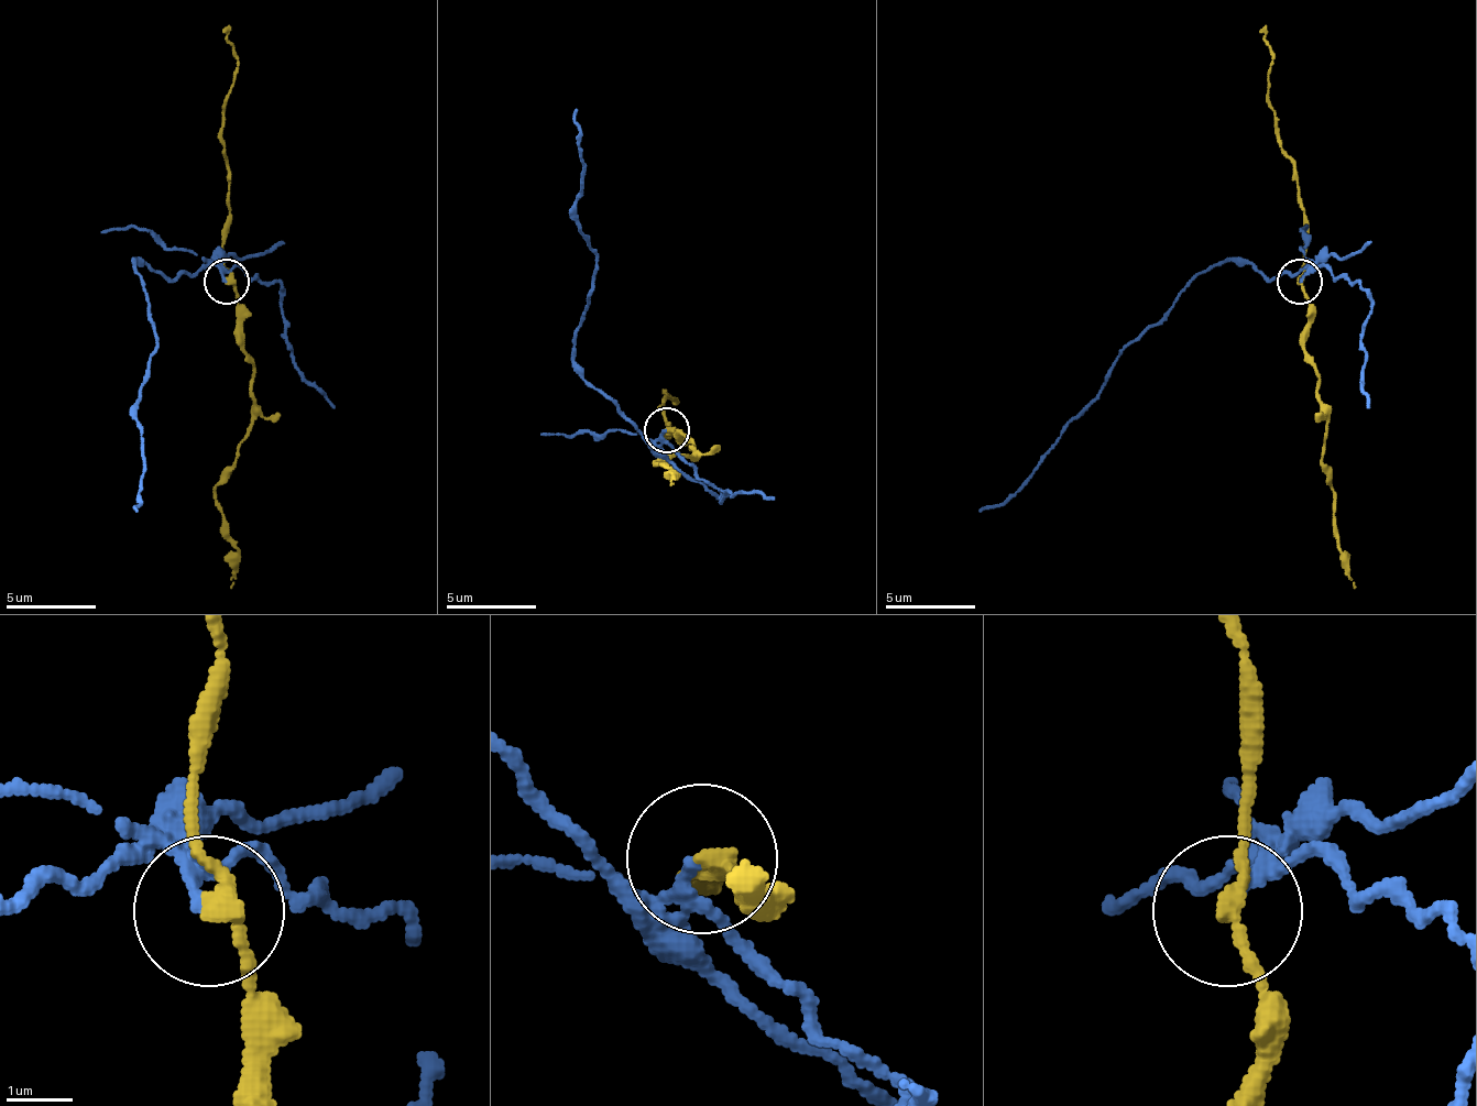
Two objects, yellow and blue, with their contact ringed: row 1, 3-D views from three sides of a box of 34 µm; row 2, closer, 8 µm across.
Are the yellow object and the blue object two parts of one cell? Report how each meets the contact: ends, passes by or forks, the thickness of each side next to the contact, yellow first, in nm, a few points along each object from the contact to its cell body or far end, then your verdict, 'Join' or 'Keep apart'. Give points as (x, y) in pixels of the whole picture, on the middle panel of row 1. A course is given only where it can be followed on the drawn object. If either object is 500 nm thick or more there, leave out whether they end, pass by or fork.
At the ring yellow passes by. At the ring blue passes by. Thickness 240 nm (yellow) against 130 nm. Course of yellow: (667, 430), (695, 444), (690, 458), (676, 453), (654, 462), (671, 471), (671, 484). Course of blue: (667, 430), (649, 439), (581, 376), (572, 345), (595, 273), (577, 219), (581, 174), (577, 110). Keep apart

